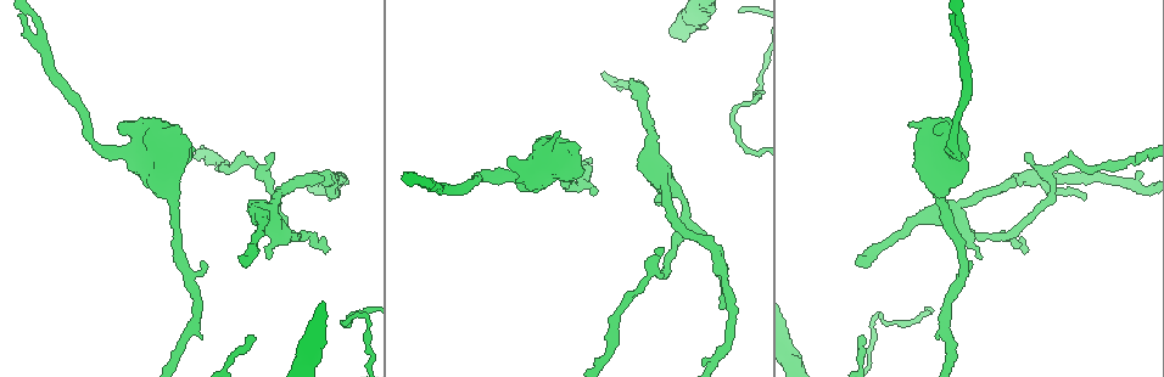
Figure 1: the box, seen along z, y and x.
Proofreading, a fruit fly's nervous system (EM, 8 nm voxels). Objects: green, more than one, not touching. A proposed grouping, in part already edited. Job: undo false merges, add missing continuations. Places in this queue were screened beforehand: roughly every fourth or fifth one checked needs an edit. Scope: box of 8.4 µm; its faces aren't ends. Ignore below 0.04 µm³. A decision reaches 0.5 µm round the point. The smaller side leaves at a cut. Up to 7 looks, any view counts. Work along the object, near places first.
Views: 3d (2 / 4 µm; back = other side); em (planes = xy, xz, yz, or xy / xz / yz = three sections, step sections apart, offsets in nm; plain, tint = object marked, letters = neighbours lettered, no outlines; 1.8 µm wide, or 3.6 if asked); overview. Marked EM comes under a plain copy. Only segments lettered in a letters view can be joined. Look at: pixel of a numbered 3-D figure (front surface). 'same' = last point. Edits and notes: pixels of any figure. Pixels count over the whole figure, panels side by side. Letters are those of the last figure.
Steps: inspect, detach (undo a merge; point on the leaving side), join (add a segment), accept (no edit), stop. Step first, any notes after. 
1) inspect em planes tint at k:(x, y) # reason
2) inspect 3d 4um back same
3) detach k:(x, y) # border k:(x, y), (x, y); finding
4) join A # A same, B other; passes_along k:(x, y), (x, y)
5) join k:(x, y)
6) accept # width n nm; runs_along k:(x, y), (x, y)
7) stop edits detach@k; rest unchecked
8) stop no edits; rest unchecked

inspect em planes tint at 1:(173, 200) # calibre changes

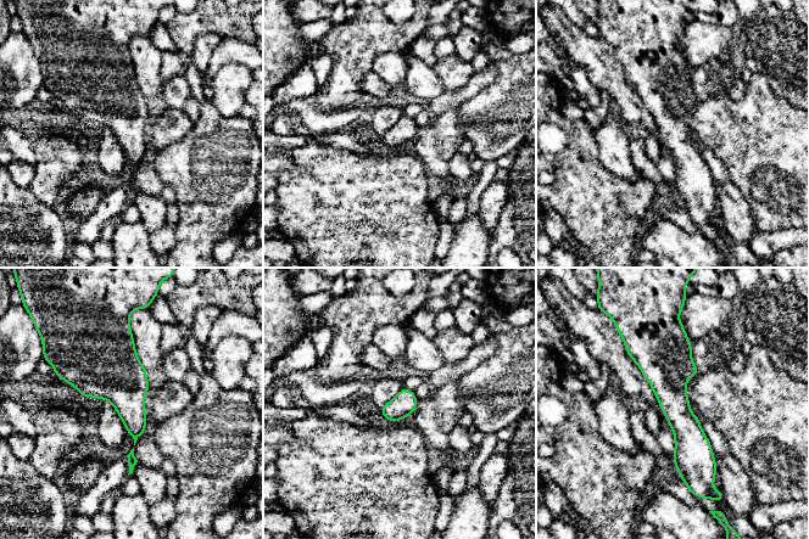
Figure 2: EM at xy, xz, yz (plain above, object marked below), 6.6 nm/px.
inspect em planes letters same

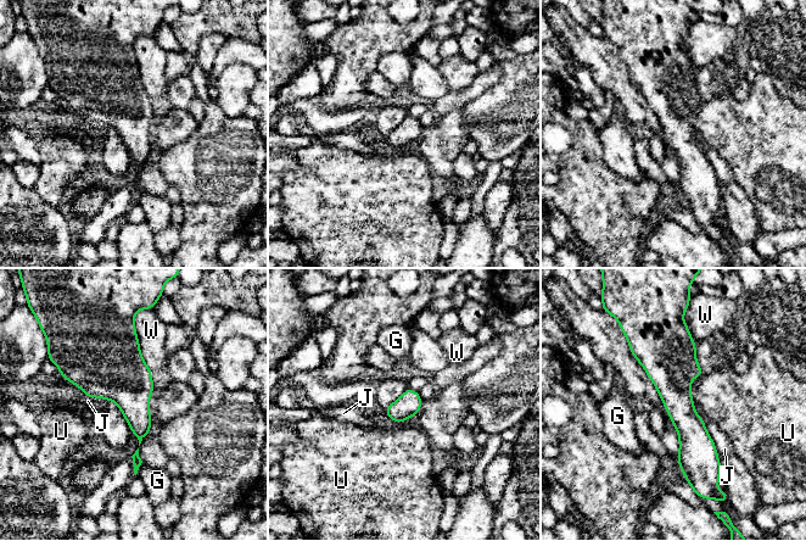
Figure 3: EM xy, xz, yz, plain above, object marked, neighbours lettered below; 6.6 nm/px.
accept # G other, J other, U other, W other; runs_along 3:(671, 332), (690, 477); all the same cell

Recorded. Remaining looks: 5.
inspect em planes letters at 1:(660, 205) # an open end

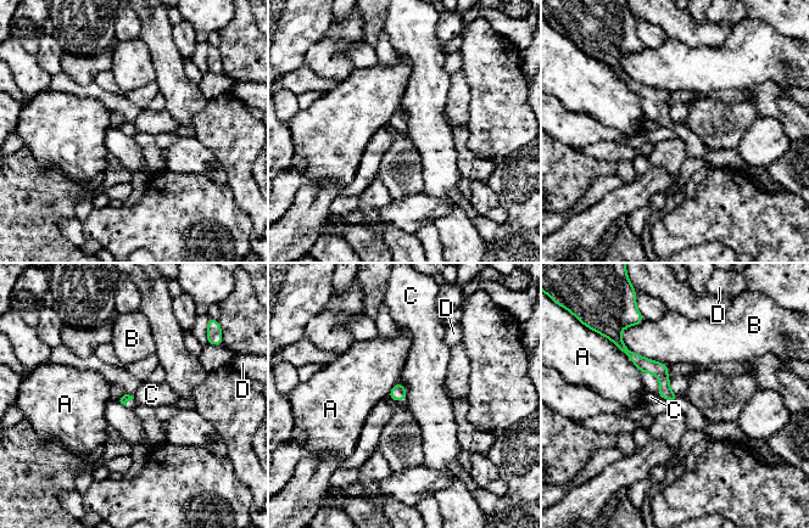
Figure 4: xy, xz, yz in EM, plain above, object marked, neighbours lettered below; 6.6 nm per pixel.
accept # A other, B other, C other, D other; runs_along 4:(631, 355), (652, 366), (674, 398); none of them fits

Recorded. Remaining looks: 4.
inspect 3d 4um at 1:(1026, 156) # thin end

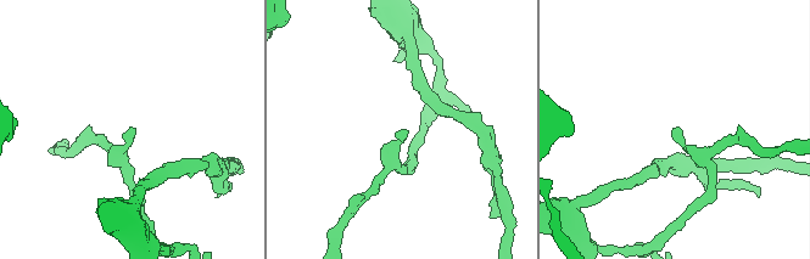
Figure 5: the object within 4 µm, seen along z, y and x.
inspect em xy step 4 tint at 5:(406, 132)

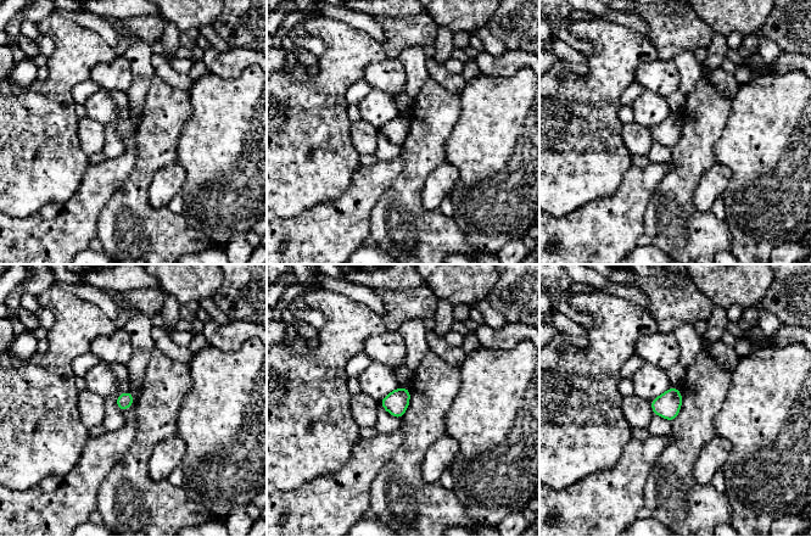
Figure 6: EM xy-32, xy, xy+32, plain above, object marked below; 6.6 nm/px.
inspect em planes letters same

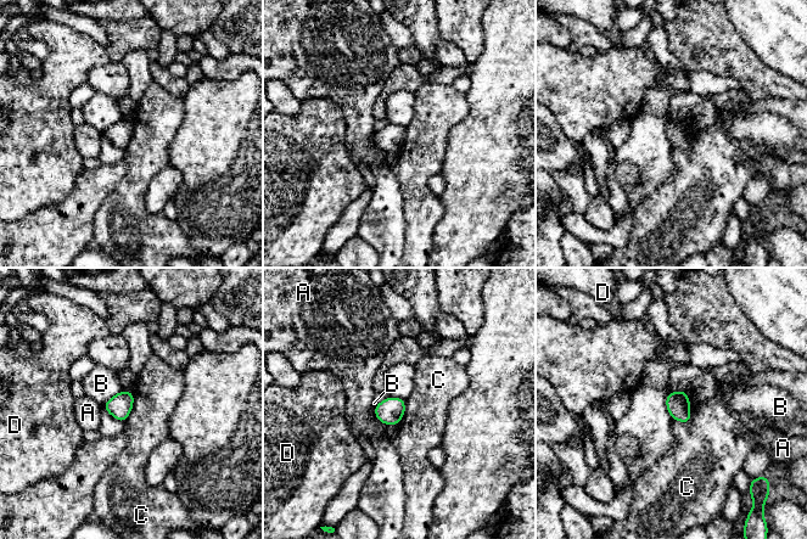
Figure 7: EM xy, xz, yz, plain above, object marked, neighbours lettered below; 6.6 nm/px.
accept # width 150 nm; A other, B other, C other, D other; none of them fits

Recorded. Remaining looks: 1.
stop no edits; rest unchecked

